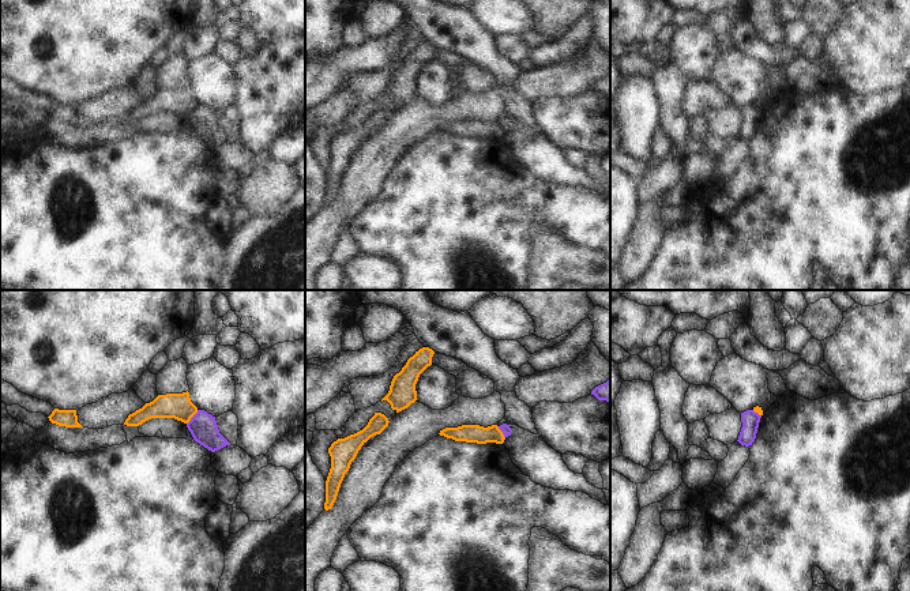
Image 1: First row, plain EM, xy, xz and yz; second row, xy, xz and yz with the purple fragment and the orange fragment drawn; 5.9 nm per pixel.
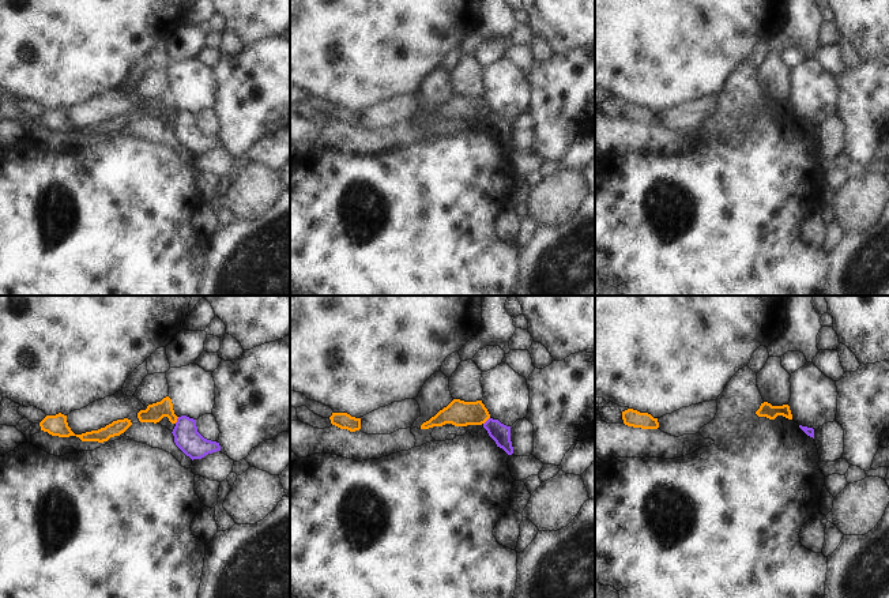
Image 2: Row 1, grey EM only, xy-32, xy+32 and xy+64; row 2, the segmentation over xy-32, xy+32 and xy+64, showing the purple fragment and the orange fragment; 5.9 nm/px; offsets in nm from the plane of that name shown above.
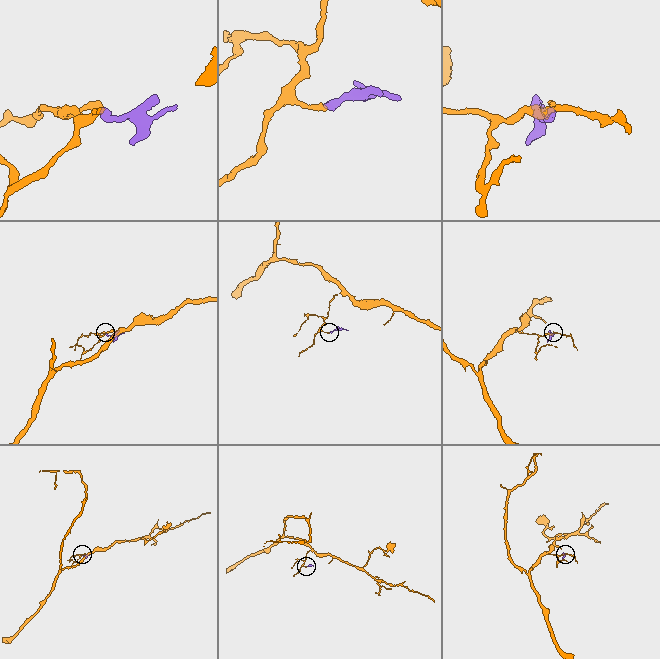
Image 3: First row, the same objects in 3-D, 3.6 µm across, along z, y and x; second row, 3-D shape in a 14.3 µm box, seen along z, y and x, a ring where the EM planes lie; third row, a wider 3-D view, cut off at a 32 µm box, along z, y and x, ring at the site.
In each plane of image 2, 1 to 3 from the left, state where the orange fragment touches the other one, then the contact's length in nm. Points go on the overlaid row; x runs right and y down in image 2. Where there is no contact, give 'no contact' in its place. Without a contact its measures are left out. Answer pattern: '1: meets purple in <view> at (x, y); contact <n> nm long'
1: meets purple in xy-32 at (177, 420); contact 50 nm long
2: meets purple in xy+32 at (486, 421); contact 60 nm long
3: no contact

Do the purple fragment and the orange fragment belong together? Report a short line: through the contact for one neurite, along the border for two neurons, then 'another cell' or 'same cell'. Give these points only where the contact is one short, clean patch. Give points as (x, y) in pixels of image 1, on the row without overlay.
line xy (198, 105), (187, 119); another cell

